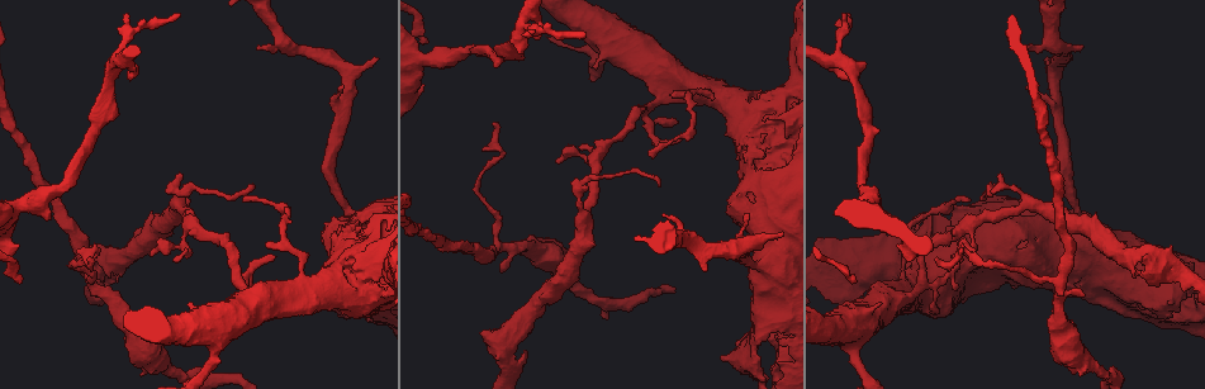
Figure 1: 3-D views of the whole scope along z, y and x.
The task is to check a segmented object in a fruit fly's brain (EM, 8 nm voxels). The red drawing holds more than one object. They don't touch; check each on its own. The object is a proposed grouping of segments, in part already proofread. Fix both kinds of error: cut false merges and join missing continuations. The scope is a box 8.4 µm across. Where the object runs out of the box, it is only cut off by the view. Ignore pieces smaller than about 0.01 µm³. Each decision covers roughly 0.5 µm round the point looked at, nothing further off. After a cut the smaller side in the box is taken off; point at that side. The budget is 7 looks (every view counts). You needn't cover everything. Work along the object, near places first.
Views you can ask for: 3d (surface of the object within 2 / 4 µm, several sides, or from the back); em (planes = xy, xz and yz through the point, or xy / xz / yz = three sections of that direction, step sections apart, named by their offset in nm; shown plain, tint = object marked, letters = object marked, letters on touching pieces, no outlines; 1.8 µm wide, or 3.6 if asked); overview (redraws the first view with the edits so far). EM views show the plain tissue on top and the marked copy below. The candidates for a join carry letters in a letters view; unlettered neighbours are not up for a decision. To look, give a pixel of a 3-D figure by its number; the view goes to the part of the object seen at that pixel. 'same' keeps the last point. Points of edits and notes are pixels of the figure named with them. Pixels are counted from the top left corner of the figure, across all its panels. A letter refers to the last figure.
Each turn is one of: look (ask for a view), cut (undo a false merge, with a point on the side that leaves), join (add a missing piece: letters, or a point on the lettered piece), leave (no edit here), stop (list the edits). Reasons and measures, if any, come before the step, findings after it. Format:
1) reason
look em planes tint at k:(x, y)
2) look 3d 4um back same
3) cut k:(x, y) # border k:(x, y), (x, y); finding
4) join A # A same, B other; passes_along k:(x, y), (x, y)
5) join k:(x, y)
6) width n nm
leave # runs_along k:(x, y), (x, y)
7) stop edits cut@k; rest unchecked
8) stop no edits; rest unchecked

branch point
look em yz step 8 letters at 1:(843, 59)

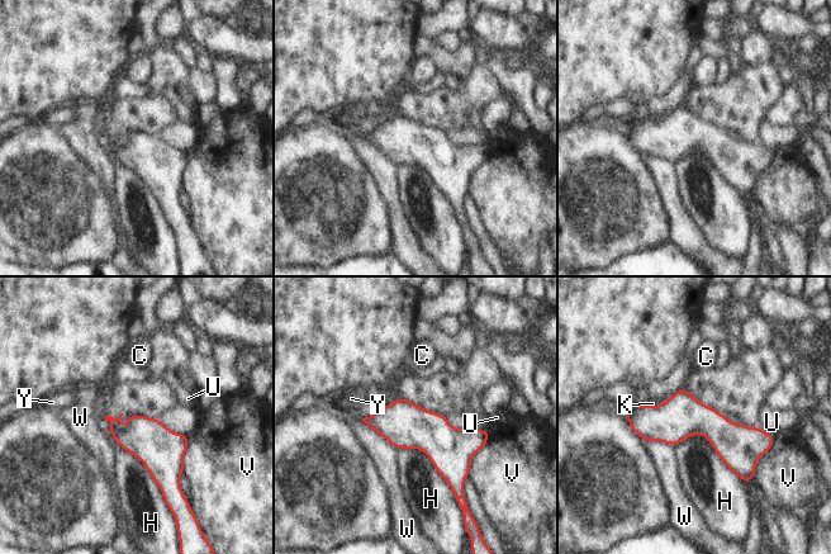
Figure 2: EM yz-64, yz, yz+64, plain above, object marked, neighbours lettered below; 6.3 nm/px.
leave # C other, H other, K other, U other, V other, W other, Y other; runs_along 2:(630, 407), (703, 421), (746, 477); one neuron here

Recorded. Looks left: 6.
small branch off a trunk
look 3d 2um at 1:(647, 109)

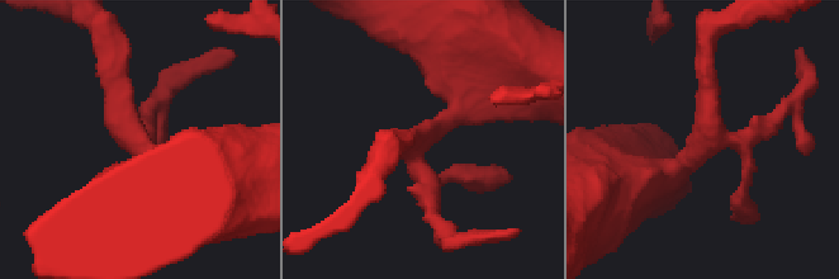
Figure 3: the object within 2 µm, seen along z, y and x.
need the tissue
look em planes letters at 3:(705, 138)

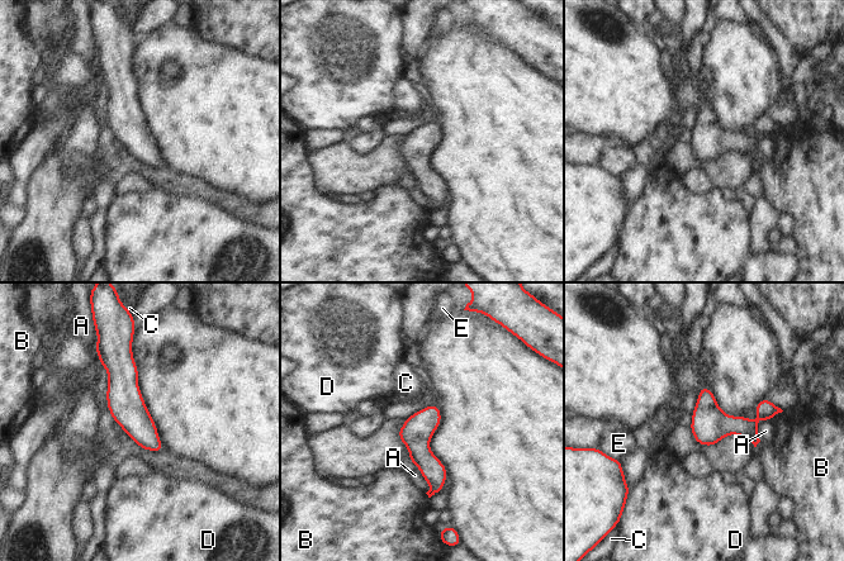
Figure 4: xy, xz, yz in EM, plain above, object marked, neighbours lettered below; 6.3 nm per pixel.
width 200 nm
leave # A other, B other, C other, D other, E other; border 4:(754, 408), (760, 440); continuous, no second neuron

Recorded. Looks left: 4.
branch stops here
look 3d 2um at 1:(503, 270)

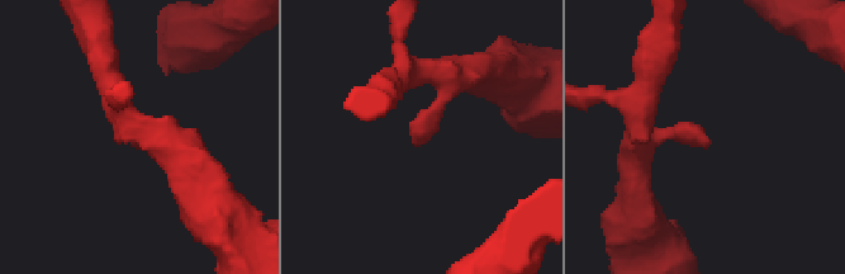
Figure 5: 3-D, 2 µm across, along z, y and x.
now the EM
look em xy step 16 tint at 5:(416, 141)

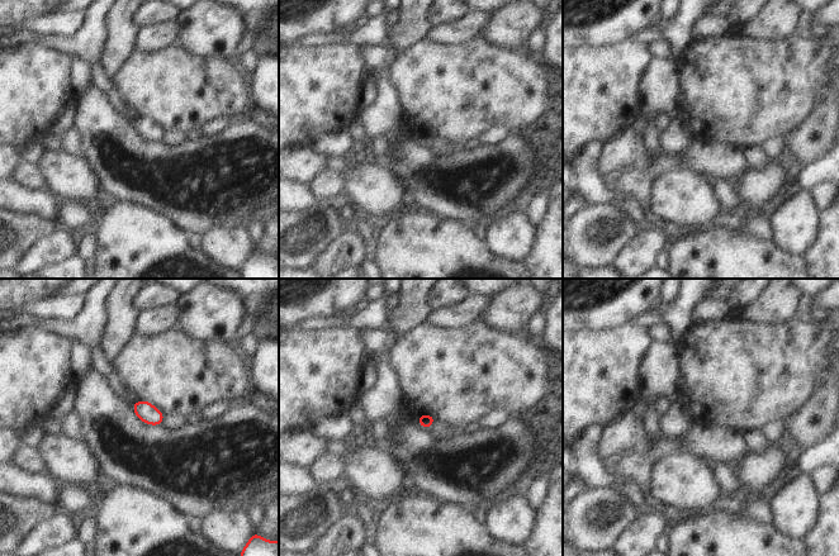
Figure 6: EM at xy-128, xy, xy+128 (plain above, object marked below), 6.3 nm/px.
look em planes letters same

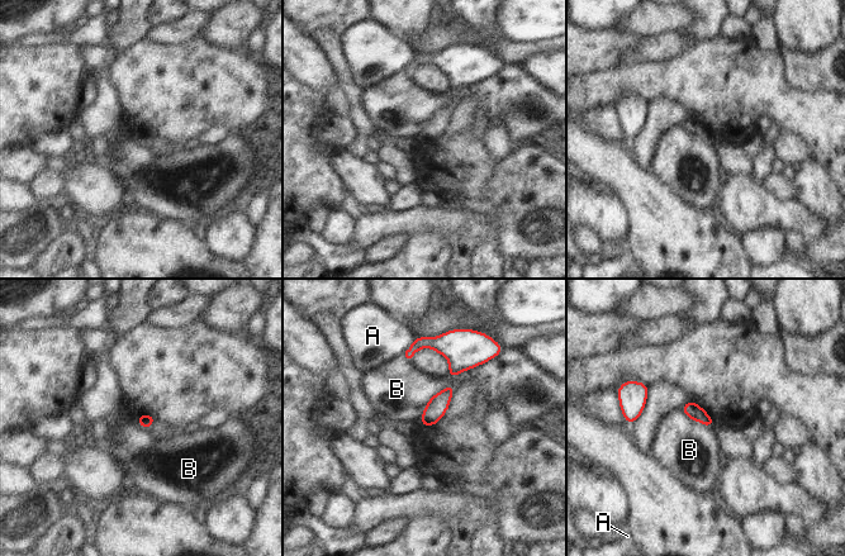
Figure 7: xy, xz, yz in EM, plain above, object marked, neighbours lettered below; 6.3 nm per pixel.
longest_contact B 340 nm
leave # A other, B other; border 7:(451, 383), (426, 403), (419, 423); none of them fits

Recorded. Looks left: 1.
stop no edits; rest unchecked

